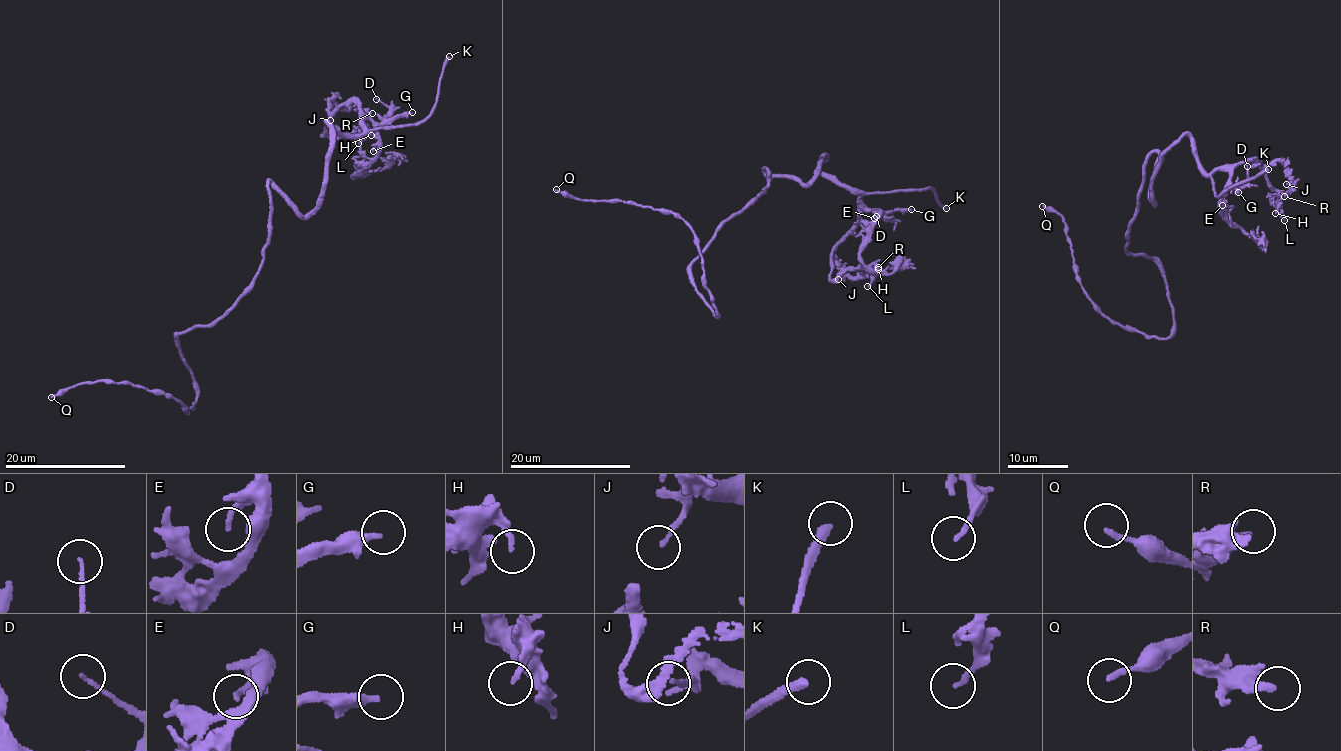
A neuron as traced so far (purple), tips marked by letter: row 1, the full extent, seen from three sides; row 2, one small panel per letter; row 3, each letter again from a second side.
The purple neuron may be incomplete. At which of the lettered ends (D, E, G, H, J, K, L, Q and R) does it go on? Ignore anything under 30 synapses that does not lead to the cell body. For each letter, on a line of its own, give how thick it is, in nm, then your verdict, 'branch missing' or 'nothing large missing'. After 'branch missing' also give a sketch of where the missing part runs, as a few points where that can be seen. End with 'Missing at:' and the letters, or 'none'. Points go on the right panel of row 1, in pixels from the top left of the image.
D: 100 nm thick; nothing large missing
E: 180 nm thick; nothing large missing
G: 300 nm thick; branch missing; missing branch runs (1238, 192), (1262, 195), (1276, 190), (1282, 197)
H: 180 nm thick; nothing large missing
J: 140 nm thick; nothing large missing
K: 300 nm thick; branch missing
L: 170 nm thick; nothing large missing
Q: 180 nm thick; nothing large missing
R: 240 nm thick; nothing large missing
Missing at: G, K

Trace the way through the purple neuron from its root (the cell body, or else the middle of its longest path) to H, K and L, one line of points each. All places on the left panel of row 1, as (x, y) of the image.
H: (264, 254), (268, 181), (306, 215), (328, 162), (326, 121), (362, 133), (355, 101), (322, 135), (371, 135)
K: (264, 254), (268, 181), (306, 215), (328, 162), (326, 121), (353, 135), (420, 124), (449, 56)
L: (264, 254), (268, 181), (306, 215), (326, 121), (362, 133), (355, 101), (322, 134), (358, 143)

